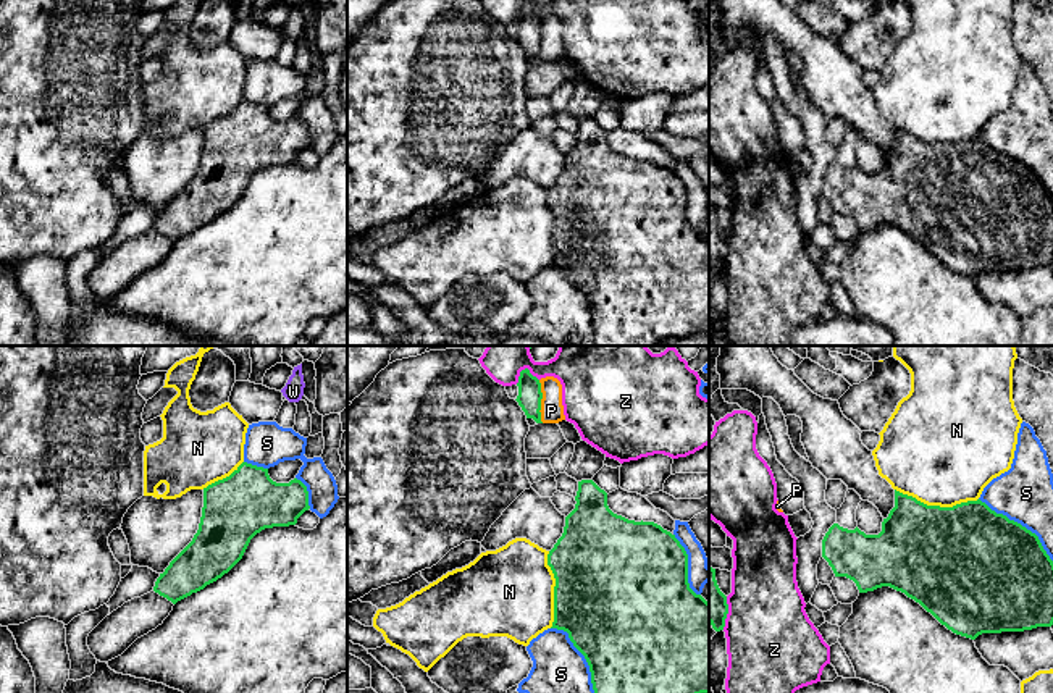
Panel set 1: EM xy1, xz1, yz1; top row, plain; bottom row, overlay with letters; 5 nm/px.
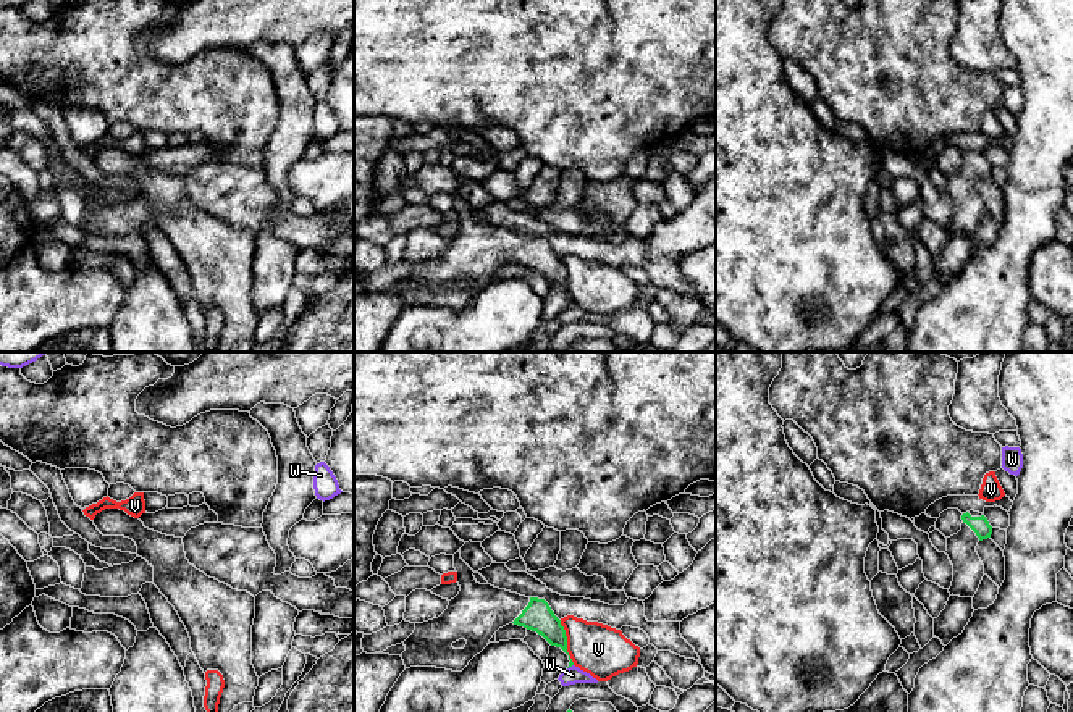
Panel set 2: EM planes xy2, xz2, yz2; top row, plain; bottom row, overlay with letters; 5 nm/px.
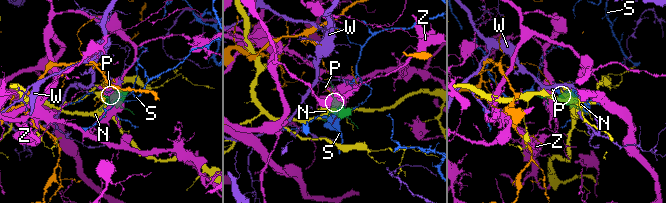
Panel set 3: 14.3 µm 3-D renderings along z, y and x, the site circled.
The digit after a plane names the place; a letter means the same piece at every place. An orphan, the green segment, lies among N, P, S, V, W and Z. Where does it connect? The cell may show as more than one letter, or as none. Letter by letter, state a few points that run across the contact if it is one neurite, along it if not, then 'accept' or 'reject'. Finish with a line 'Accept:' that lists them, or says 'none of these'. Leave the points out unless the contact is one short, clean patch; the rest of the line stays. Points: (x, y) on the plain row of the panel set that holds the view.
N: reject
P: line xz1 (538, 18), (541, 31), (540, 57), (543, 60); reject
S: reject
V: line xz2 (559, 259), (566, 275), (566, 289), (574, 302); reject
W: line xz2 (572, 302), (568, 307); reject
Z: reject
Accept: none of these

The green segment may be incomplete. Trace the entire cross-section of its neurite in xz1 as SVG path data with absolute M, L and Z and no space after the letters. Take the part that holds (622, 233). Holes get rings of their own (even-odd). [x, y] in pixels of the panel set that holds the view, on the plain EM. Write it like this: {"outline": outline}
{"outline": "M593 118L578 120L575 147L547 192L554 225L551 267L568 271L585 294L594 328L594 346L659 346L662 341L709 331L709 241L688 221L688 192L670 170L654 160L614 152L607 131Z"}

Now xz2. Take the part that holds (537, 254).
{"outline": "M459 189L454 192L454 207L461 229L438 257L415 262L401 294L406 307L462 310L493 273L509 262L536 270L569 294L566 268L545 237L480 223Z"}

